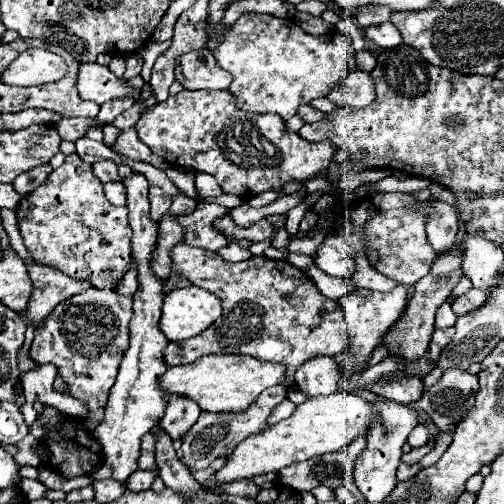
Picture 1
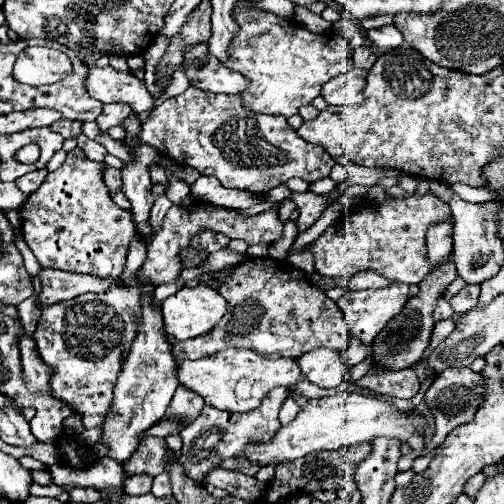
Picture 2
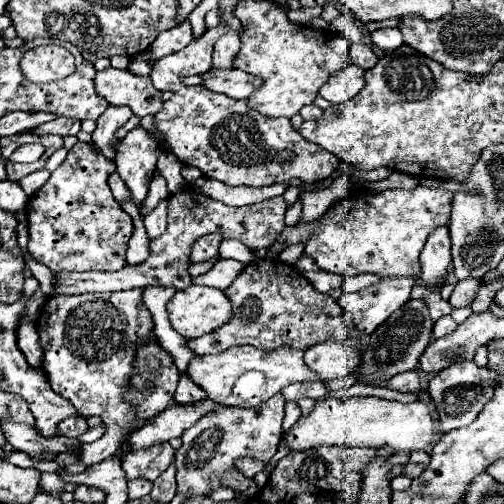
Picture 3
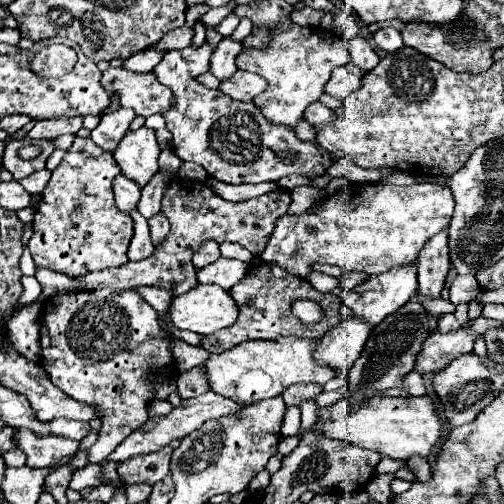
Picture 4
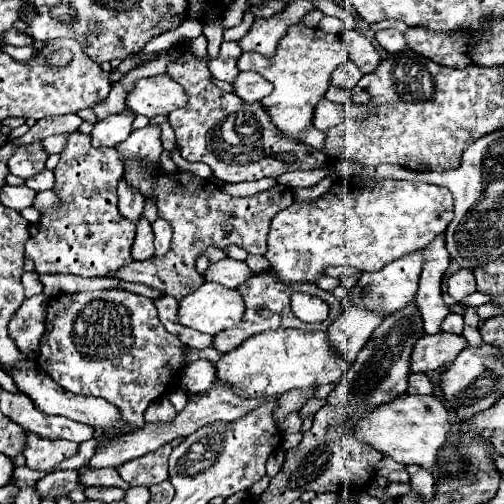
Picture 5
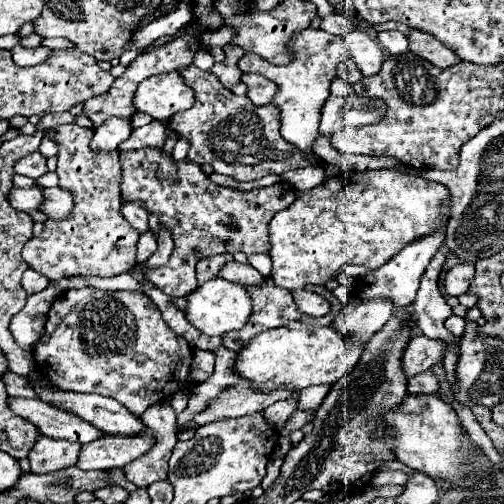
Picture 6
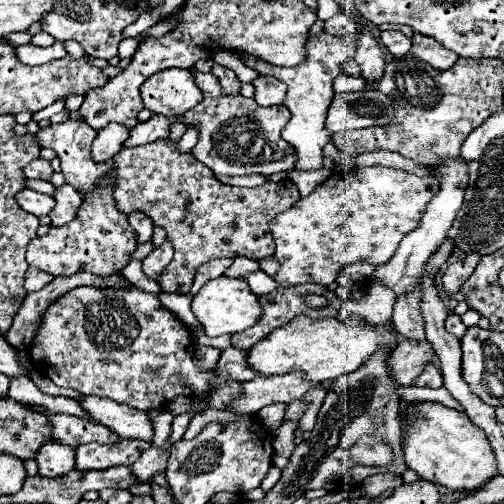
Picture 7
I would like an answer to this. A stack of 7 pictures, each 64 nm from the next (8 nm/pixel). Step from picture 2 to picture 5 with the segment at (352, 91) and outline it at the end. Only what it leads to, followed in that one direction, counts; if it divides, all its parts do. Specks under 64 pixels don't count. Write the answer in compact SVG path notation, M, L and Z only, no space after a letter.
M346 60L346 62L340 64L340 66L336 68L336 72L332 74L332 84L334 84L334 86L340 86L340 88L344 88L344 90L352 90L352 88L358 84L360 78L362 78L362 72L358 70L358 66L356 66L352 60Z

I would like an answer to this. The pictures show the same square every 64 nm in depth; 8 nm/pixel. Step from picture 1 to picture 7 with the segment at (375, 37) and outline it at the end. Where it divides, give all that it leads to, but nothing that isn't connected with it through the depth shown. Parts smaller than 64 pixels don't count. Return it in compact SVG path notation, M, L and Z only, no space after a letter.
M382 32L380 34L380 40L382 44L392 52L394 58L404 58L408 52L410 52L410 38L406 38L402 32Z

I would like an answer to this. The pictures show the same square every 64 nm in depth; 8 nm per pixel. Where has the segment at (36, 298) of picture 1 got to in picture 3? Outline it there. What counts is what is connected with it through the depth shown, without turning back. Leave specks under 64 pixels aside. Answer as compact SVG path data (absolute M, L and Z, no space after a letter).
M186 186L178 194L168 198L168 228L164 236L150 242L150 256L136 266L126 264L116 272L60 272L56 274L58 286L52 296L56 294L84 294L84 292L118 292L130 288L146 288L146 286L172 286L176 290L184 290L192 286L192 276L188 274L190 268L190 252L192 244L206 234L222 232L224 238L236 238L244 242L250 250L268 248L272 240L276 240L276 232L284 228L284 214L286 214L286 200L284 196L274 196L270 200L250 204L250 206L226 206L218 200L212 200L204 192L196 190L194 186Z

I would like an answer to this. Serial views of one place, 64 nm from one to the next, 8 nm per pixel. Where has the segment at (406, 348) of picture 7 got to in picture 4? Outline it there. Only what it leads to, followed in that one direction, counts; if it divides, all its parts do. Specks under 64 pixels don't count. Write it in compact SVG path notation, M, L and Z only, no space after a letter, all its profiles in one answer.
M480 316L470 324L470 328L460 328L452 334L432 332L428 336L428 340L424 340L424 344L416 356L414 370L420 374L440 372L460 354L472 352L472 344L474 344L476 336L484 334L488 328L494 328L494 326L500 326L500 322Z

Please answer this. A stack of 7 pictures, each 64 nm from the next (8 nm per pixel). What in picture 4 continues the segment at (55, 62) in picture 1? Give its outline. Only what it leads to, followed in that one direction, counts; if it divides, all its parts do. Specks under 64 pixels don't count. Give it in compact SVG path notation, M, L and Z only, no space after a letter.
M54 44L38 52L38 56L32 60L32 70L40 76L64 76L72 70L72 64L76 62L76 52L68 46Z

